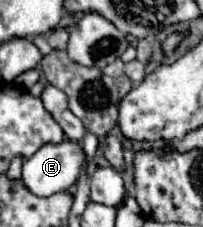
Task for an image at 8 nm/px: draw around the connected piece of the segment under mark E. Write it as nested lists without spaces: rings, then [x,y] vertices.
[[[74,141],[44,145],[22,165],[22,181],[38,197],[66,191],[78,181],[84,163],[82,147]]]

